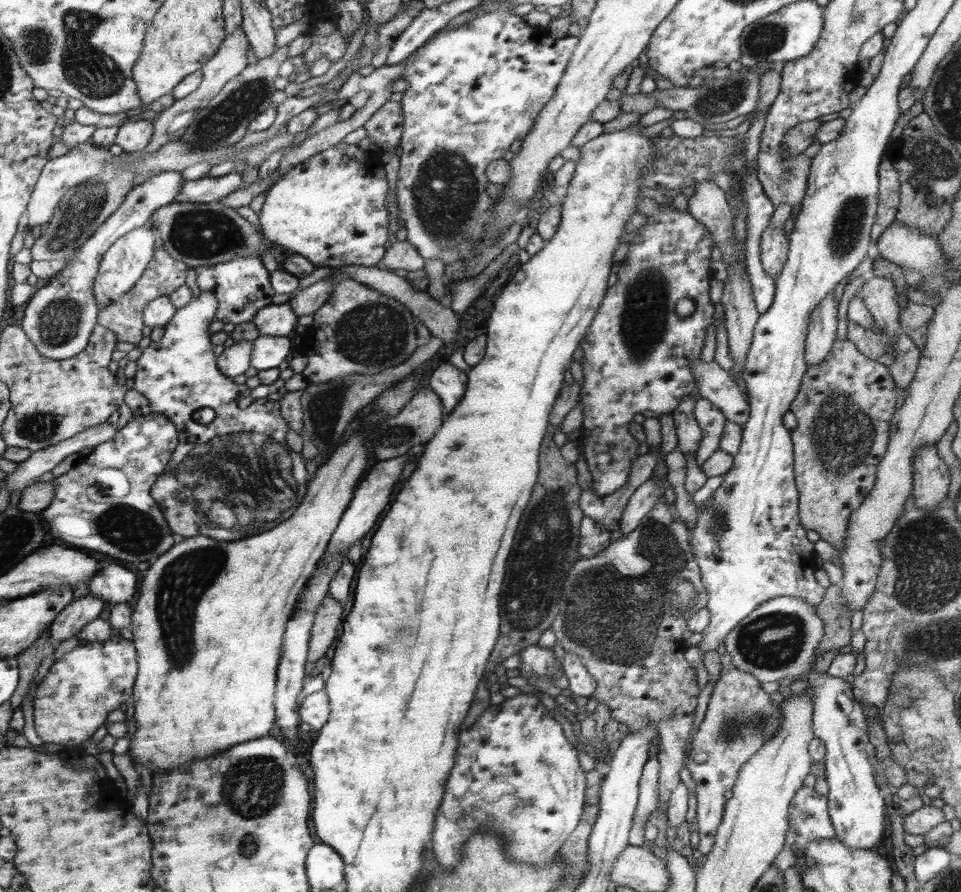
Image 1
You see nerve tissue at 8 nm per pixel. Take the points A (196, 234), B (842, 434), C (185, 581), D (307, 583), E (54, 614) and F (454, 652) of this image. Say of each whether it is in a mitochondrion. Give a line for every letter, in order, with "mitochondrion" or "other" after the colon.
A: mitochondrion
B: mitochondrion
C: mitochondrion
D: other
E: other
F: other

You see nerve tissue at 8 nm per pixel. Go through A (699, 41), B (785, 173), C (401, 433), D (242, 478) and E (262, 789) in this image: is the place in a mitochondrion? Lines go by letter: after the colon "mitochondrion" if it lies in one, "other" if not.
A: other
B: mitochondrion
C: mitochondrion
D: mitochondrion
E: mitochondrion

